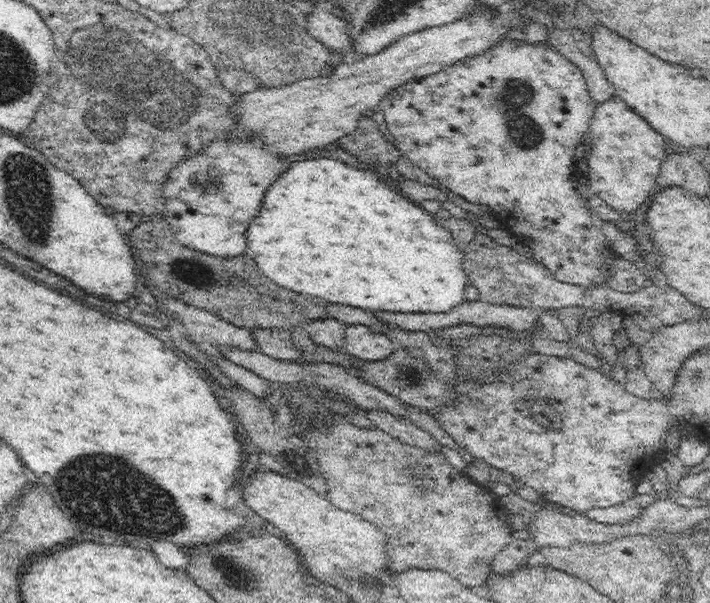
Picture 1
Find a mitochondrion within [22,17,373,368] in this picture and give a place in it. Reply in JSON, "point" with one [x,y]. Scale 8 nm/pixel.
{"point":[104,78]}

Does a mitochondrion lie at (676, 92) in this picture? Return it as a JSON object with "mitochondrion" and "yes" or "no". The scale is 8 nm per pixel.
{"mitochondrion":"no"}

